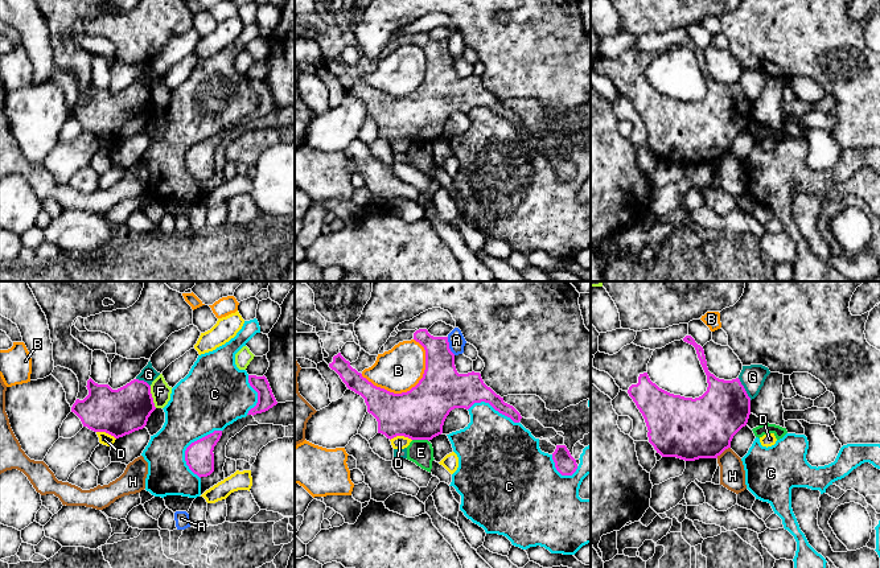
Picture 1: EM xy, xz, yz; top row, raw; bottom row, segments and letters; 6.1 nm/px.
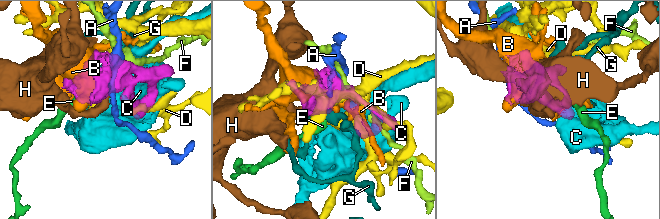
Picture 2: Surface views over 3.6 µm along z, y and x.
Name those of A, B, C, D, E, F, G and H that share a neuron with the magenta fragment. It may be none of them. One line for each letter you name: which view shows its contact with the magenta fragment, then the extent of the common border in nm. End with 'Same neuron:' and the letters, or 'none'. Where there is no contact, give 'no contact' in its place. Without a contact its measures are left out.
Same neuron: none

